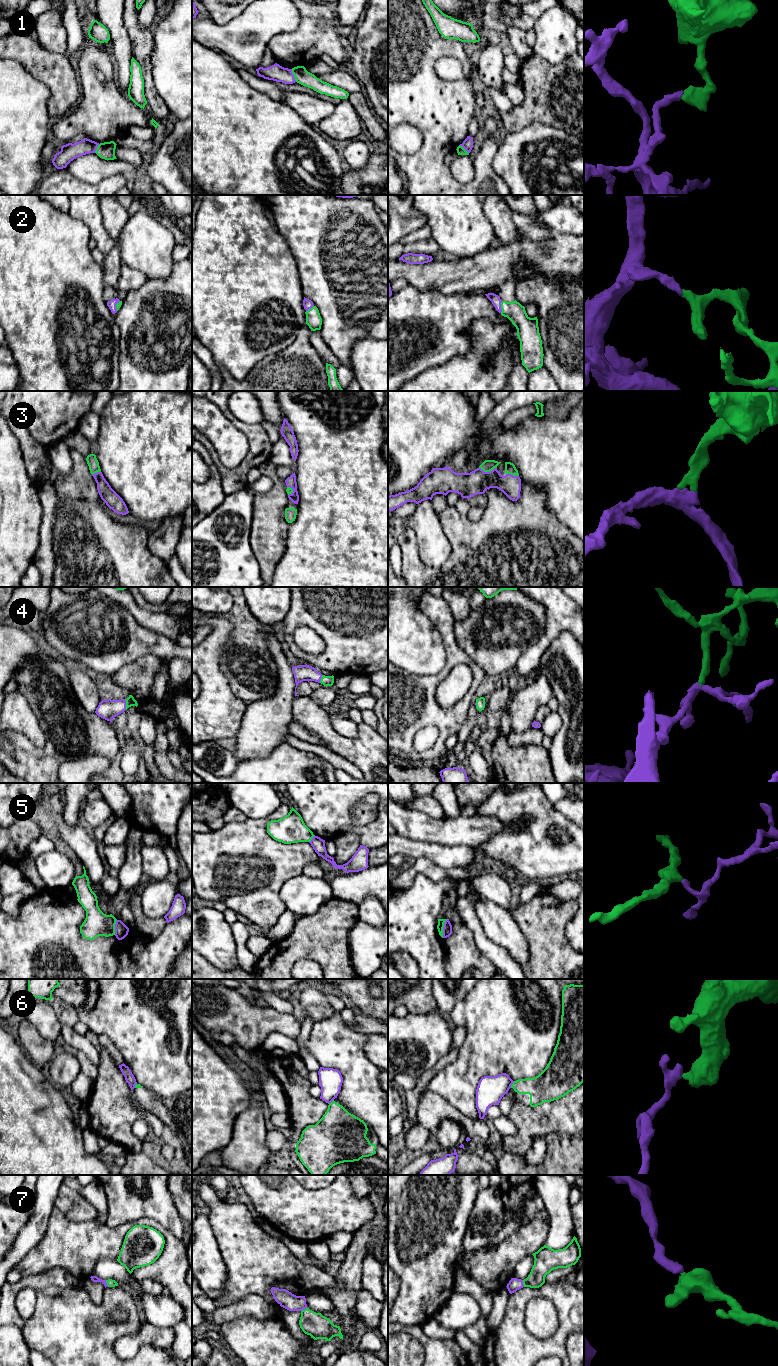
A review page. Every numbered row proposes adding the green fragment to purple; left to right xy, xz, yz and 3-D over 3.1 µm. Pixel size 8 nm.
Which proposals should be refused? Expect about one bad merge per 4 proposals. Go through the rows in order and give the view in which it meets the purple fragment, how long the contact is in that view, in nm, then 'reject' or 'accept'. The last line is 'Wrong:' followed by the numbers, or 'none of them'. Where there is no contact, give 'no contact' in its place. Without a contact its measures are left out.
1: contact in xz; length 110 nm; reject
2: contact in yz; length 100 nm; accept
3: contact in yz; length 140 nm; accept
4: contact in xy; length 90 nm; accept
5: contact in yz; length 160 nm; reject
6: contact in yz; length 70 nm; reject
7: contact in xy; length 70 nm; accept
Wrong: 1, 5, 6

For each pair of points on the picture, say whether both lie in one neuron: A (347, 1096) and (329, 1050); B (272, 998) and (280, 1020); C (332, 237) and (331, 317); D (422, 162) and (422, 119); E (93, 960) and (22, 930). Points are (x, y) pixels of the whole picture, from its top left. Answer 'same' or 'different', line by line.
A: same
B: different
C: same
D: same
E: same

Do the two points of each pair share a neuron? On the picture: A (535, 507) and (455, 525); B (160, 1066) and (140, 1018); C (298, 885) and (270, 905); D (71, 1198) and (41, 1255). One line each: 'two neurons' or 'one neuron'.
A: one neuron
B: one neuron
C: two neurons
D: two neurons

